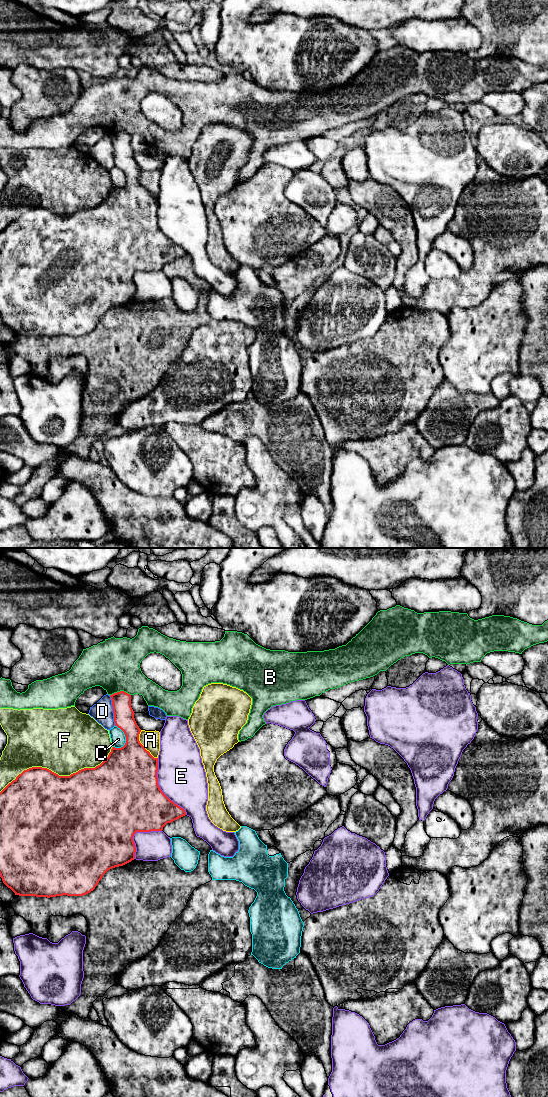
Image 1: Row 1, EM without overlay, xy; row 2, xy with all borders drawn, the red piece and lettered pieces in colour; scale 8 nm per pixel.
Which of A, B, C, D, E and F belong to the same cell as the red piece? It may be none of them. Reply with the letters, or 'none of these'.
none of these

